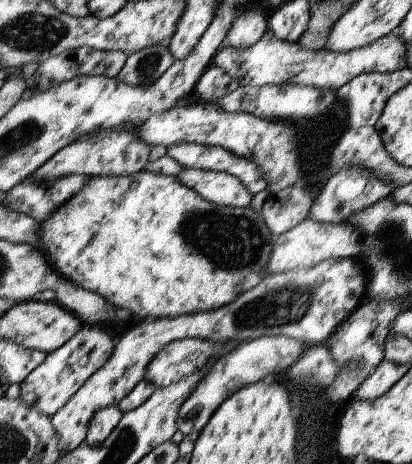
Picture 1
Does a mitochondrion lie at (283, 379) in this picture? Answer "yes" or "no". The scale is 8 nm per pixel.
no

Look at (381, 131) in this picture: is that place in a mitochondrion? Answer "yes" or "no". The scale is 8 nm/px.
no

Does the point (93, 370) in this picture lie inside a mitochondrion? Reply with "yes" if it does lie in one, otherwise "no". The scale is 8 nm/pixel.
no

